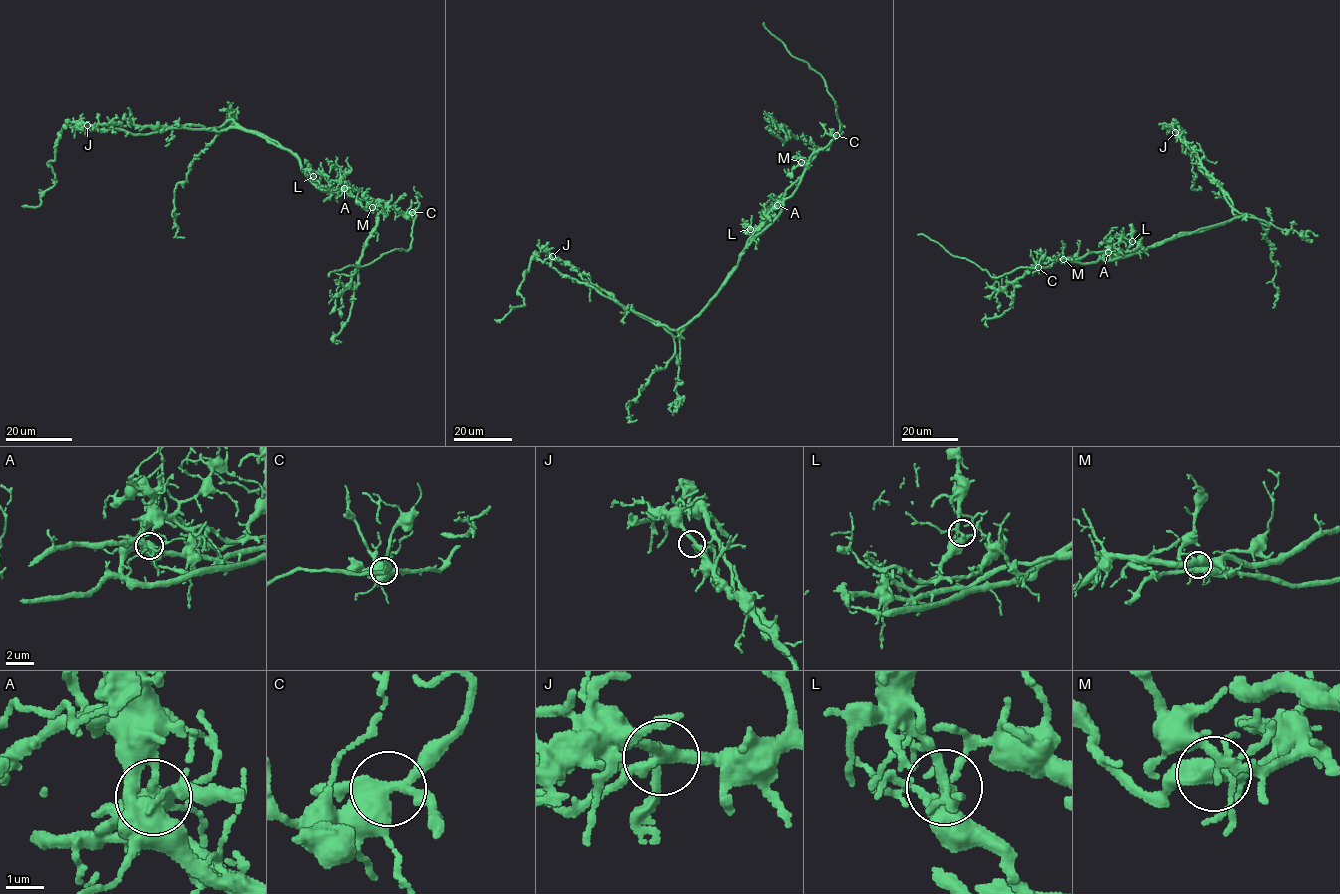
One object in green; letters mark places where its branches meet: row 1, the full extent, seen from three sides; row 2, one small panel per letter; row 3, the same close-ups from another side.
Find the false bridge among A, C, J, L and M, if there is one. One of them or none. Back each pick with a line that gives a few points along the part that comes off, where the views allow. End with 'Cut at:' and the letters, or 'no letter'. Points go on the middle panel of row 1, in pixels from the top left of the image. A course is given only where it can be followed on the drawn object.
A: foreign part runs (777, 205), (746, 244), (725, 284), (677, 337), (658, 322), (535, 259), (518, 289), (523, 306), (494, 319)
Cut at: A

